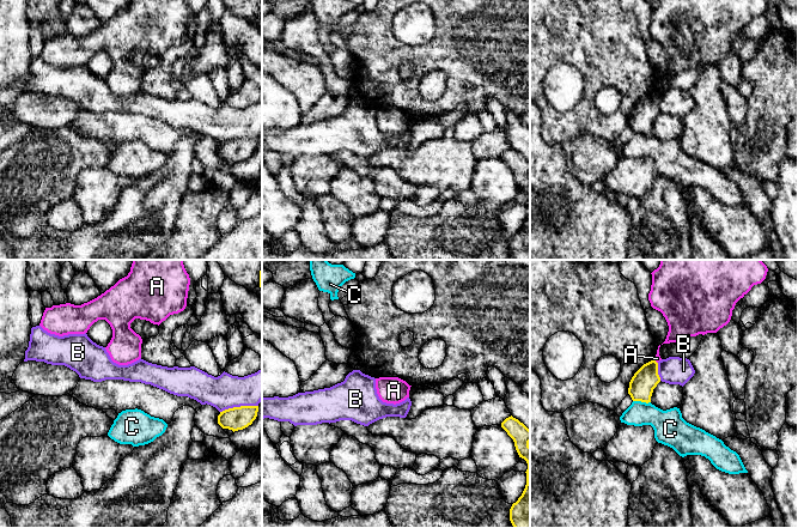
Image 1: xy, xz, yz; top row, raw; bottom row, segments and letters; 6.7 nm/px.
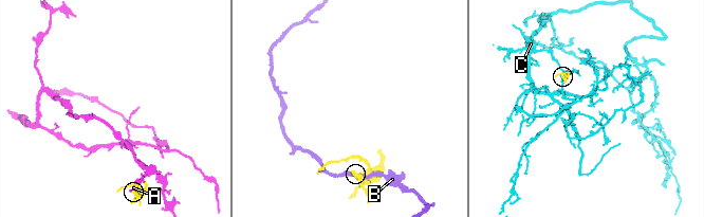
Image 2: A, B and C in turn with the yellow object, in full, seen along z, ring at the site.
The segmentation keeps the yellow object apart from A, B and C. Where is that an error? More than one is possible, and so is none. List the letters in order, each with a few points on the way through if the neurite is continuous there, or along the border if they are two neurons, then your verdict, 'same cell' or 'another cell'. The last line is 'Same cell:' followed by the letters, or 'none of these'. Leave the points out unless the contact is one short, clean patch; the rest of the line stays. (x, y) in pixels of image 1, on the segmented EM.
A: border along yz (655, 359), (657, 363); another cell
B: another cell
C: border along yz (633, 400), (650, 402); another cell
Same cell: none of these

